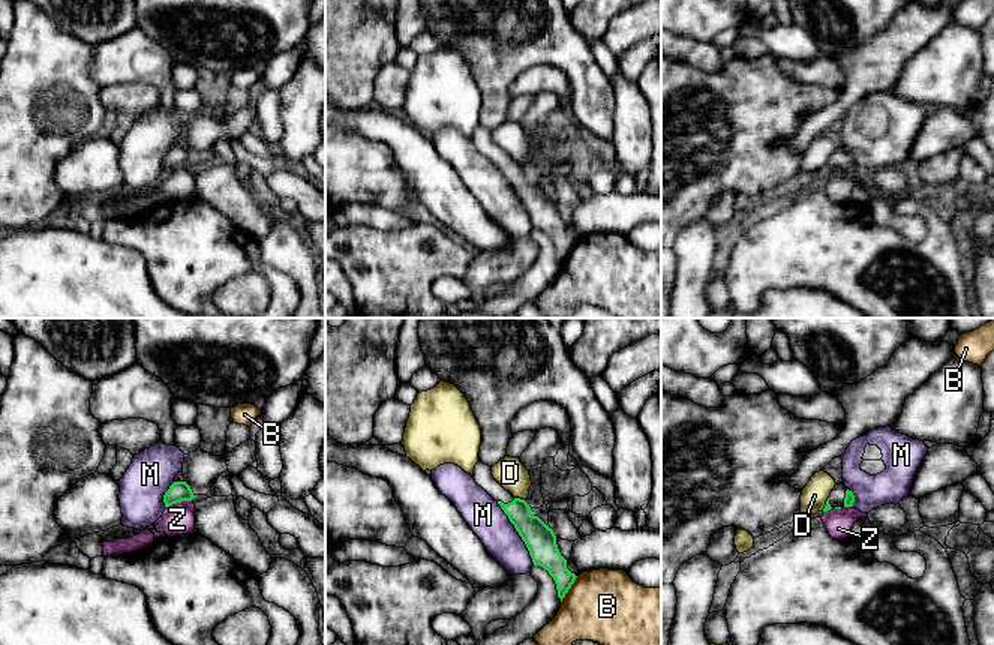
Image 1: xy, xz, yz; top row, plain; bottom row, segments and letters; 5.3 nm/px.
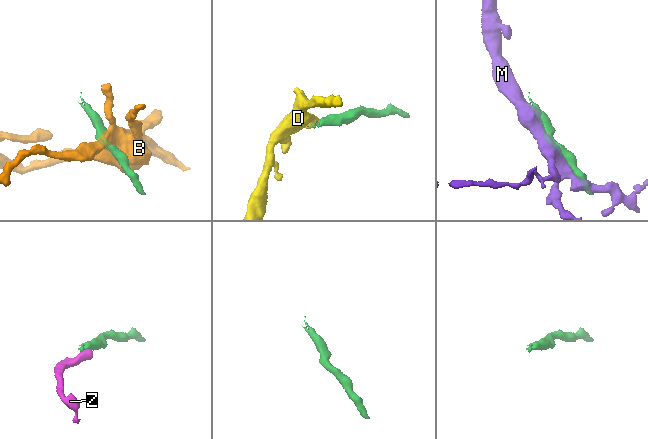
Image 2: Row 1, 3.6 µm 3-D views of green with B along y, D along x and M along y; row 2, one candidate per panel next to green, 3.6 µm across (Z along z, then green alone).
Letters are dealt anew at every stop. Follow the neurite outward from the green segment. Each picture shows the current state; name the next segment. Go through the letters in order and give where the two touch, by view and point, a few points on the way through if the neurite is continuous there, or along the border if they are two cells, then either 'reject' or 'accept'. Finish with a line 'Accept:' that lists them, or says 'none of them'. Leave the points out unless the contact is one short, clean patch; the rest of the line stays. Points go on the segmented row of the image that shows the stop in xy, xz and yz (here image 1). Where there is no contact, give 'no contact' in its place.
B: contact xz (568, 588); reject
D: contact xz (519, 498); border xz (514, 497), (525, 501); reject
M: contact xz (517, 531); reject
Z: contact xy (179, 501); border xy (191, 500), (182, 500), (167, 507); reject
Accept: none of them

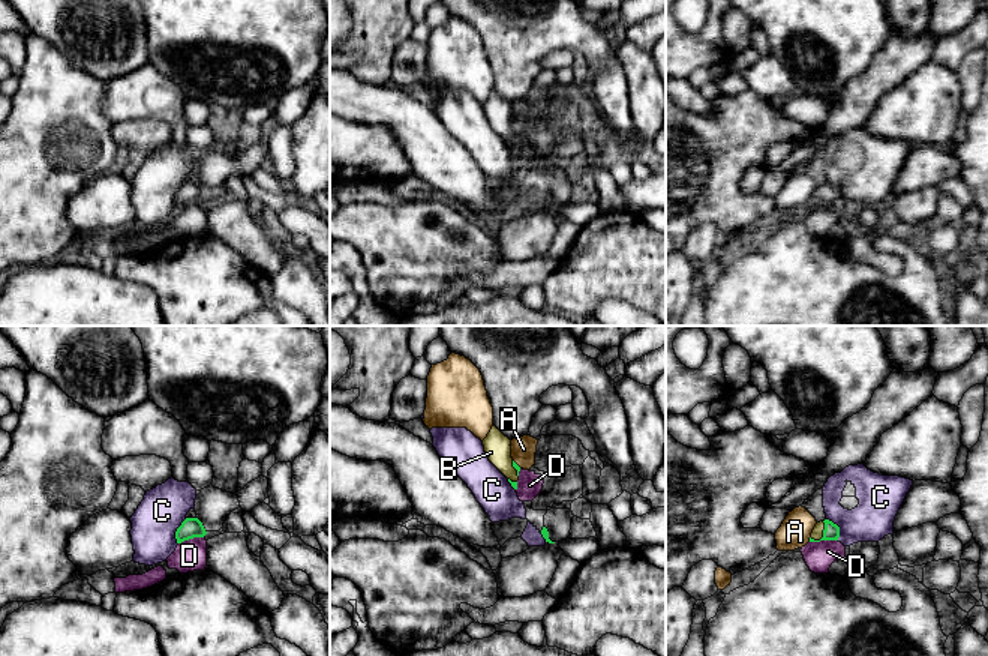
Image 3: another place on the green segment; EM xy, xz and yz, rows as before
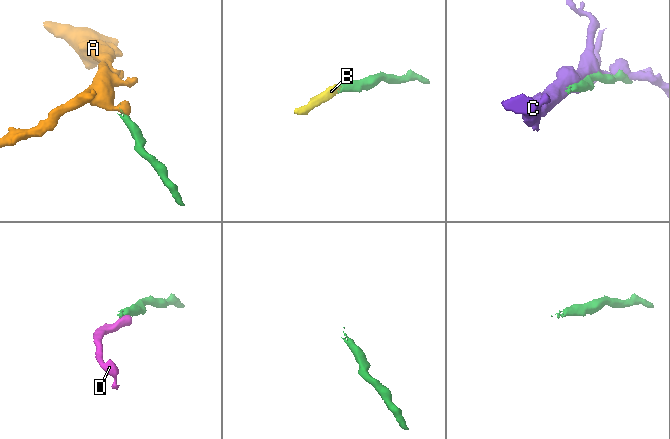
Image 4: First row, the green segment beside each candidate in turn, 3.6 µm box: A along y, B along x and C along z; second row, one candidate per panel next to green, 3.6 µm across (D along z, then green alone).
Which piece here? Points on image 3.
A: contact yz (810, 539); border yz (810, 536), (808, 541); reject
B: contact yz (823, 535); way yz (831, 532), (823, 535), (817, 533); accept
C: contact xy (176, 532); reject
D: contact yz (823, 539); border yz (837, 539), (810, 542); reject
Accept: B

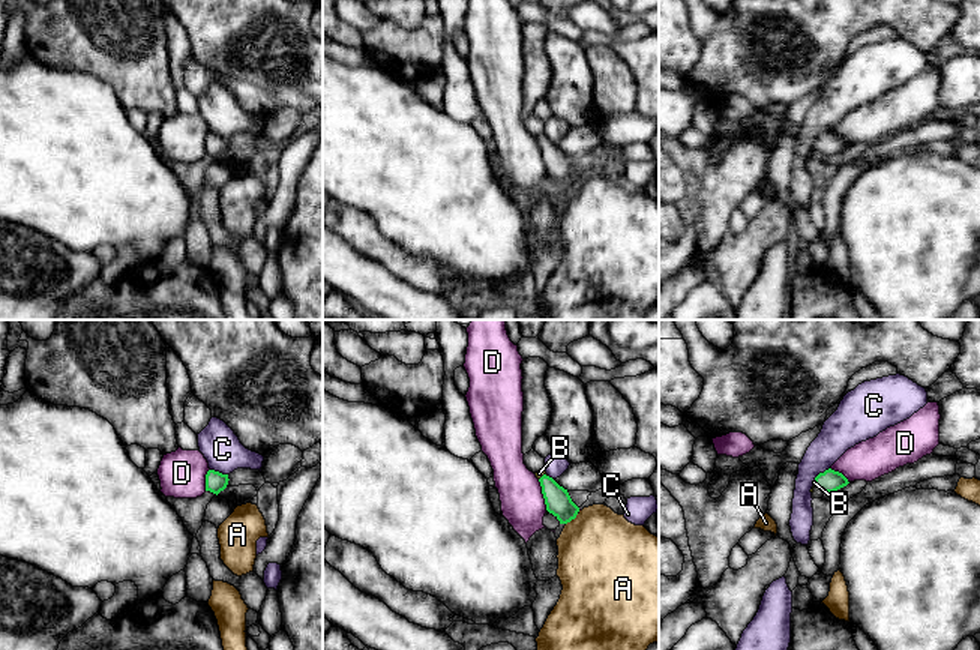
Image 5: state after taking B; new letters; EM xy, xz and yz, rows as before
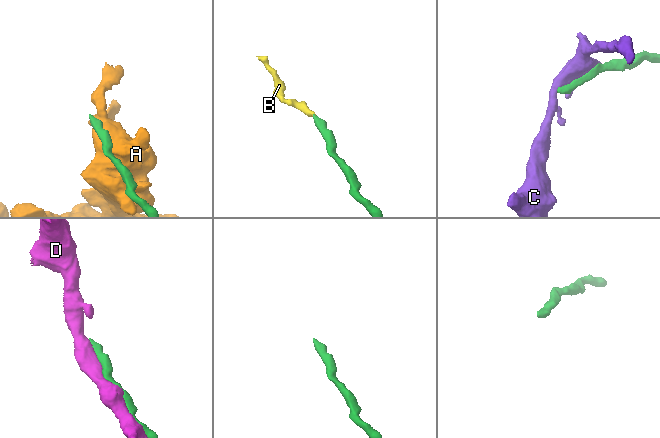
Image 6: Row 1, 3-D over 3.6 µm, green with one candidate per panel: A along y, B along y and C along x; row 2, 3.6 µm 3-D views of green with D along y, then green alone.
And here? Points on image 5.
A: contact xz (572, 518); border xz (578, 514), (566, 524); reject
B: contact xz (542, 476); way xz (559, 503), (542, 476), (539, 473); accept
C: contact yz (820, 473); reject
D: contact xz (542, 493); reject
Accept: B

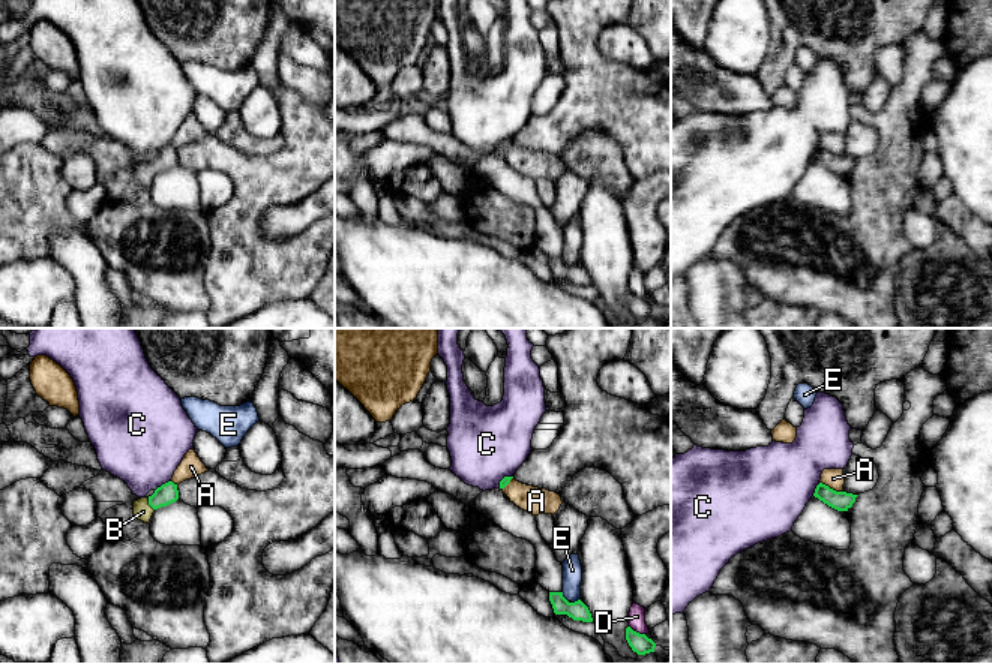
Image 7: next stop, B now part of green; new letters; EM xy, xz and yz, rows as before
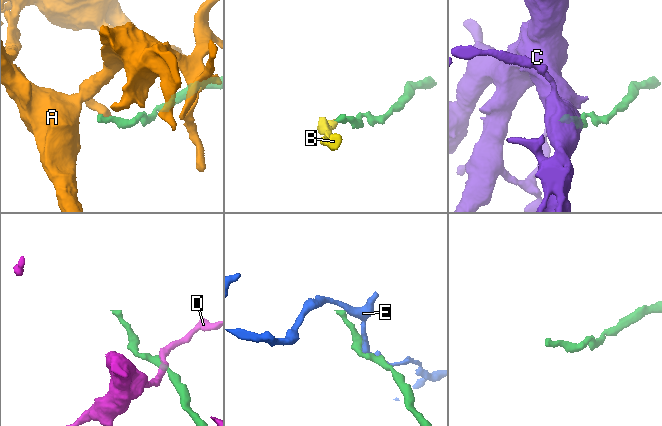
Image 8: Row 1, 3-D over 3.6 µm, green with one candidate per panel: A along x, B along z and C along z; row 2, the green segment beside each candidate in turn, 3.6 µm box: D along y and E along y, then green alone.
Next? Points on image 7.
A: contact yz (832, 489); border yz (820, 481), (842, 492); reject
B: contact xy (149, 504); way xy (167, 493), (149, 504), (143, 511); accept
C: contact xy (162, 484); border xy (170, 480), (155, 490); reject
D: contact xz (635, 631); border xz (629, 625), (644, 634); reject
E: contact xz (563, 597); border xz (562, 591), (568, 601); reject
Accept: B

